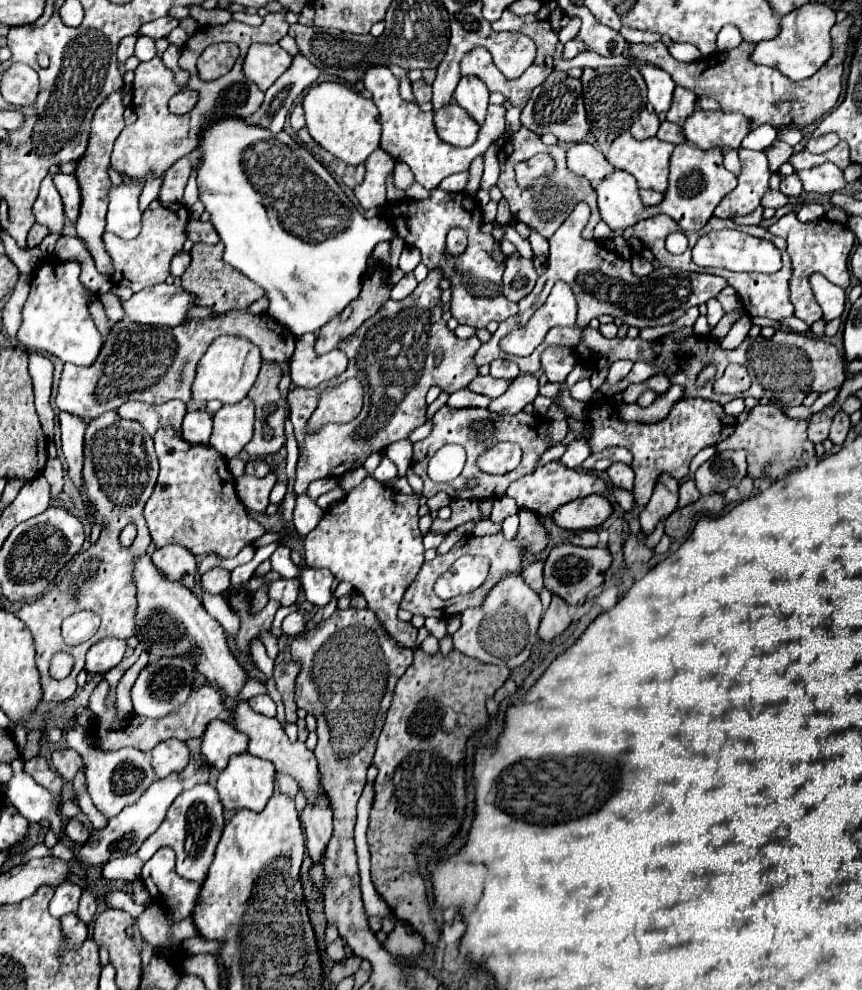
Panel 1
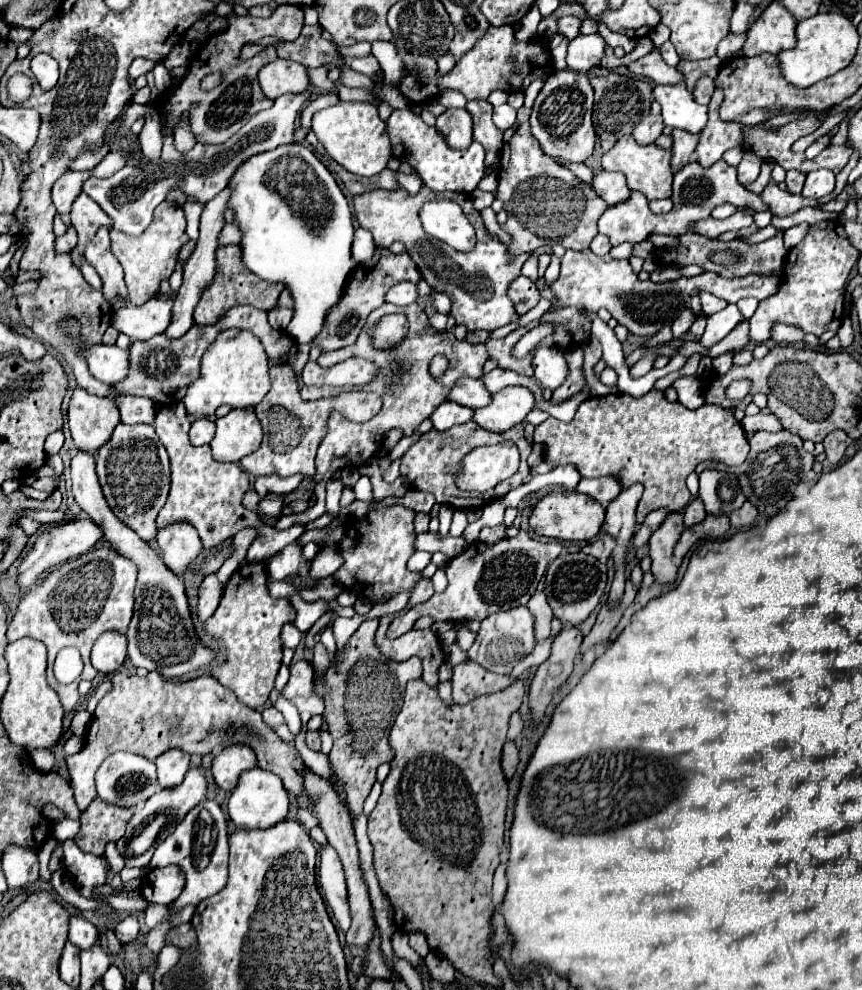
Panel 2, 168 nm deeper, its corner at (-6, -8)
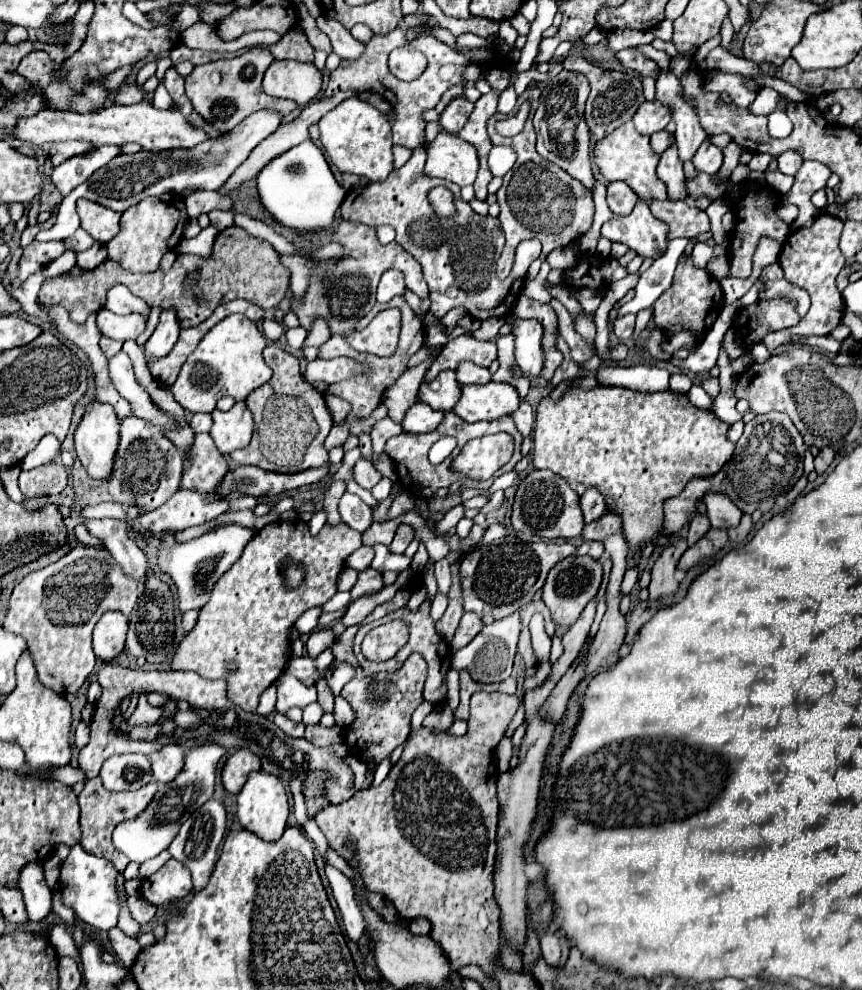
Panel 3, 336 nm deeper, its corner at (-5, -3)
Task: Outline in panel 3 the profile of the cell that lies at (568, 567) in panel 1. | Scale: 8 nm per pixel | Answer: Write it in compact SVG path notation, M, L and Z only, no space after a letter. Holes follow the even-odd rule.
M572 555L572 557L566 557L564 561L556 563L550 569L546 583L542 587L542 601L550 609L554 623L562 625L562 627L574 625L576 619L580 617L580 613L584 611L584 607L588 605L588 601L594 599L594 595L598 593L600 583L602 583L602 565L588 555L584 555L584 557Z

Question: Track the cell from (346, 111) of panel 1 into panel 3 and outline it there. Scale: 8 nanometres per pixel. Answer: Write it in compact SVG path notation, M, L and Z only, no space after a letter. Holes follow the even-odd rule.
M354 97L344 99L332 111L328 111L320 121L320 141L324 151L330 155L330 161L342 173L354 173L368 177L370 181L384 181L394 165L392 165L392 129L388 119L372 107L368 101Z

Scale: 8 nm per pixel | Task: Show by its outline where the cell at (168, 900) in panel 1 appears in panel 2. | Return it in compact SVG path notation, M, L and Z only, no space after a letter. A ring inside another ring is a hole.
M179 866L155 868L151 872L147 888L149 888L149 884L153 888L153 894L145 896L147 902L151 902L151 904L173 904L185 886L185 874L181 872Z

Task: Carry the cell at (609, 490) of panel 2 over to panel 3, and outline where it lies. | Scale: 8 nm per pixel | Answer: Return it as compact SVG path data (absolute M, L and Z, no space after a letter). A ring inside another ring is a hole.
M592 485L586 487L586 491L584 491L582 499L580 499L580 505L582 505L582 511L584 511L586 523L602 517L608 511L604 495L600 493L600 489L592 489Z

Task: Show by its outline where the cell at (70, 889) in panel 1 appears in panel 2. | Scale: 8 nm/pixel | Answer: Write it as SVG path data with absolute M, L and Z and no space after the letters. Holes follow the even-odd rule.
M83 916L71 918L69 942L73 942L81 950L89 950L89 948L93 948L93 944L97 944L97 940L99 940L99 932L97 932L97 928L93 928L93 924L89 920L85 920Z

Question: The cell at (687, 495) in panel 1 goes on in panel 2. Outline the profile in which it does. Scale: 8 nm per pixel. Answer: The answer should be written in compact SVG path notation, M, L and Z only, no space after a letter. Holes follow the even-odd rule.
M695 498L687 508L685 508L685 526L695 526L699 522L705 520L705 508L703 508L703 502L699 498Z

